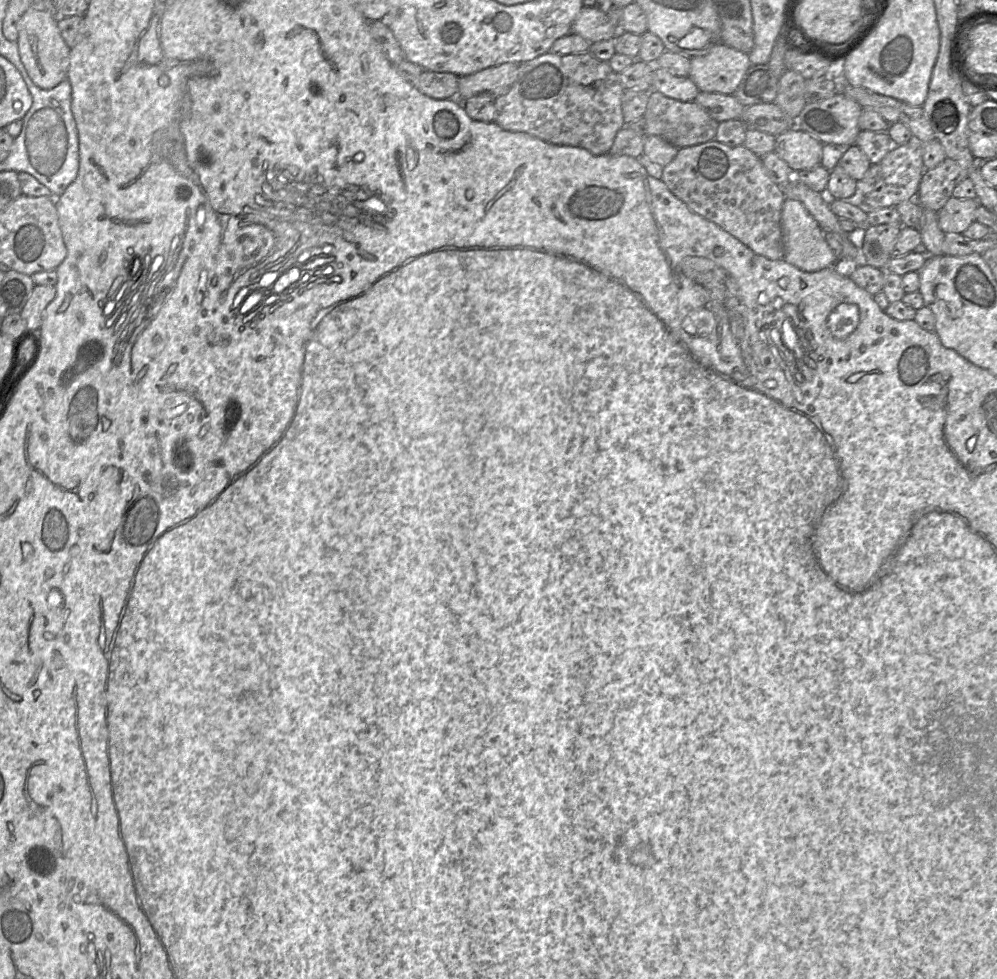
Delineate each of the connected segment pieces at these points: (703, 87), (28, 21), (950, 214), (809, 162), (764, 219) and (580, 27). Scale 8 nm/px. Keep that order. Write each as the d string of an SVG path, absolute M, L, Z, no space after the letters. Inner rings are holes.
M717 43L704 56L692 57L690 79L699 91L732 95L751 67L749 54Z
M42 5L30 7L17 23L17 45L21 62L35 85L44 90L57 86L67 78L70 47L58 28L58 17Z
M952 196L938 211L938 225L941 231L945 234L962 234L975 221L975 211L979 205L980 203L977 198L958 199Z
M799 128L775 136L775 152L794 173L821 164L823 143Z
M713 139L680 148L674 159L663 168L661 180L692 212L714 222L756 254L771 260L784 258L782 207L786 197L783 188L770 179L761 158L744 145L730 147Z
M583 7L571 26L571 33L581 36L592 44L614 39L619 33L619 28L610 21L606 13L596 7Z

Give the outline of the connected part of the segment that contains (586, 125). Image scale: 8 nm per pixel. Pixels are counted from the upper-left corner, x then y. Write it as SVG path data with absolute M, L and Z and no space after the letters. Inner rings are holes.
M550 50L530 61L517 64L517 79L505 94L494 101L494 122L508 131L525 132L556 145L581 147L595 155L610 151L616 134L625 126L622 98L626 89L619 73L613 71L609 62L597 59L589 51L559 55Z

